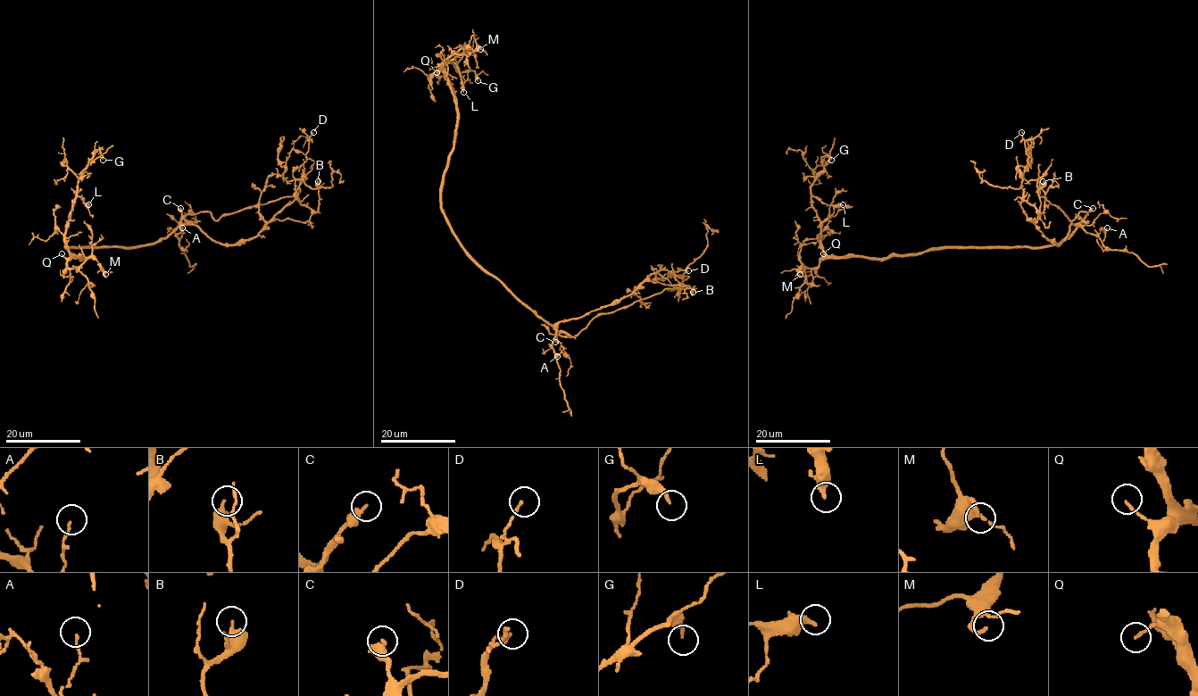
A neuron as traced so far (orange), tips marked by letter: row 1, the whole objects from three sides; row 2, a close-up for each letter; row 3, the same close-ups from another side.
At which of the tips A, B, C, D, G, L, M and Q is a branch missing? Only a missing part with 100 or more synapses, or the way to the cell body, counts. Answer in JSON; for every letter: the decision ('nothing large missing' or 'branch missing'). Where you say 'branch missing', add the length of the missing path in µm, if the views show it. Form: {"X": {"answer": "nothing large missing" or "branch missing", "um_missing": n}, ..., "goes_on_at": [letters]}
{"A": {"answer": "nothing large missing"}, "B": {"answer": "nothing large missing"}, "C": {"answer": "nothing large missing"}, "D": {"answer": "nothing large missing"}, "G": {"answer": "nothing large missing"}, "L": {"answer": "nothing large missing"}, "M": {"answer": "nothing large missing"}, "Q": {"answer": "nothing large missing"}, "goes_on_at": []}

